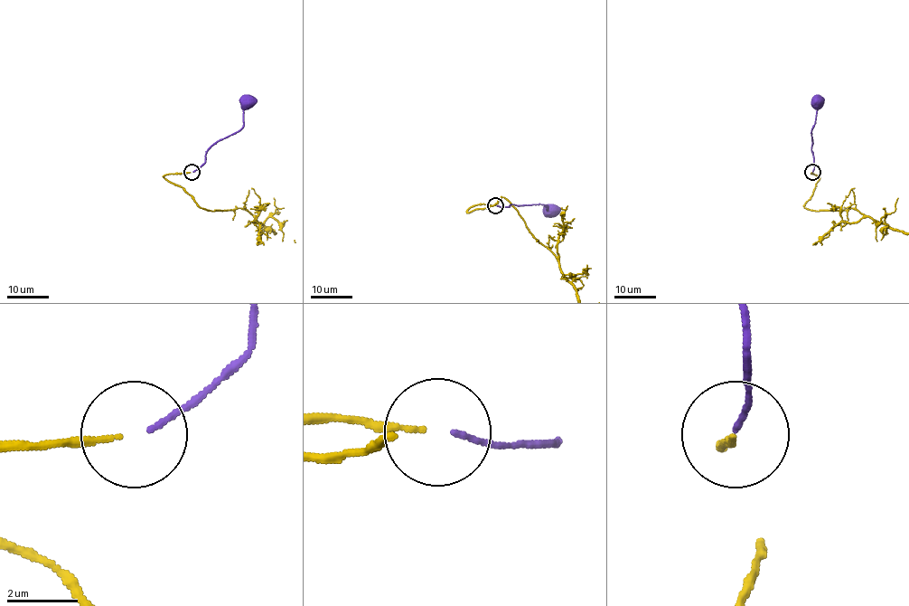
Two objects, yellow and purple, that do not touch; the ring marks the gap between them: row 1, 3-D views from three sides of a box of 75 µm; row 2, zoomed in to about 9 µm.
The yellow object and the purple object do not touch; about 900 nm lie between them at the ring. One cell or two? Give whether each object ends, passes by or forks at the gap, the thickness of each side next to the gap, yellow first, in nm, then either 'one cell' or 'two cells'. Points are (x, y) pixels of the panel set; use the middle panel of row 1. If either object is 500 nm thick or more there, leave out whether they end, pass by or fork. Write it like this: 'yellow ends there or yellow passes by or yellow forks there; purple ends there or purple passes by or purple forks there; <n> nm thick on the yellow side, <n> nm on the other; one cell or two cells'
yellow ends there; purple ends there; 140 nm thick on the yellow side, 140 nm on the other; one cell

